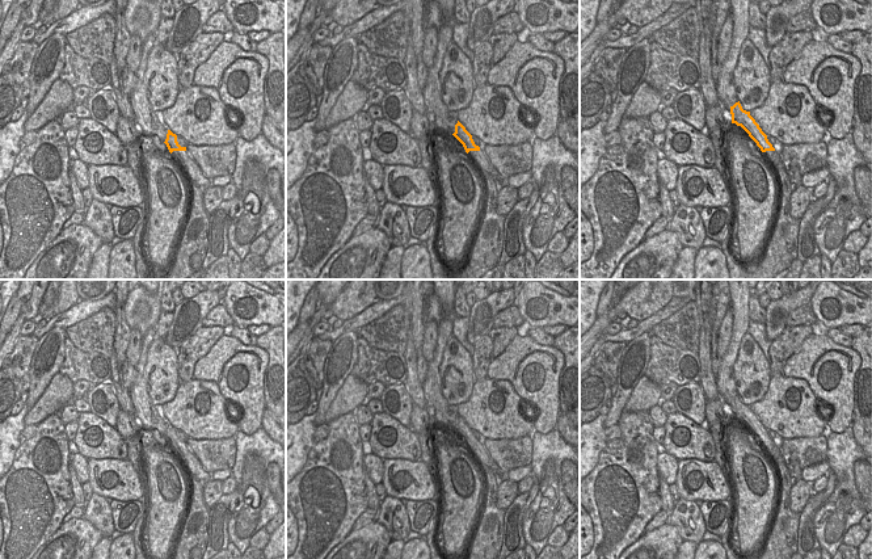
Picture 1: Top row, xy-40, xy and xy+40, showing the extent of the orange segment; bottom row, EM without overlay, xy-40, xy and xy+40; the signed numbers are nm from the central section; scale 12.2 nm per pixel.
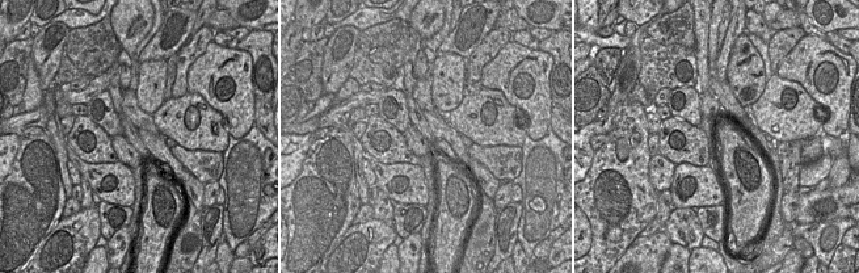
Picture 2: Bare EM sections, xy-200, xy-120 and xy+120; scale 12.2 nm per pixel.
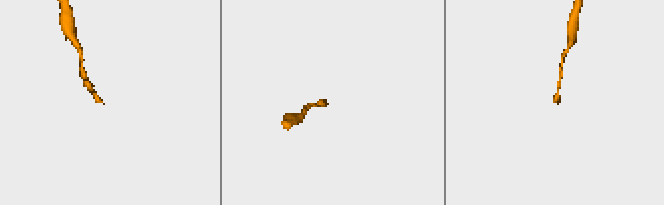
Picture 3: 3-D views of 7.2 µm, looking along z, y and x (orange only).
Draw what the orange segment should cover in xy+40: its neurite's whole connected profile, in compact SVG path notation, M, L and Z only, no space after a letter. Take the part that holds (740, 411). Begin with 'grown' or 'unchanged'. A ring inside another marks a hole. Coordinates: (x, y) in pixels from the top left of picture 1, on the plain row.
grown; M740 395L730 400L732 417L741 420L749 430L757 437L771 459L782 455L782 450L768 436L767 429L762 425L750 405L742 403Z

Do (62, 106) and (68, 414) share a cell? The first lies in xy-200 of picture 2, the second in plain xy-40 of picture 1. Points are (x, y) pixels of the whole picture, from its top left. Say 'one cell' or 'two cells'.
one cell

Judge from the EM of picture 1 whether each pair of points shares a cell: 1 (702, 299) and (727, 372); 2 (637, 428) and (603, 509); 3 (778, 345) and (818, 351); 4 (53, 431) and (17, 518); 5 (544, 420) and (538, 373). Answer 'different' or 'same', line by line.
1: different
2: same
3: different
4: same
5: same

